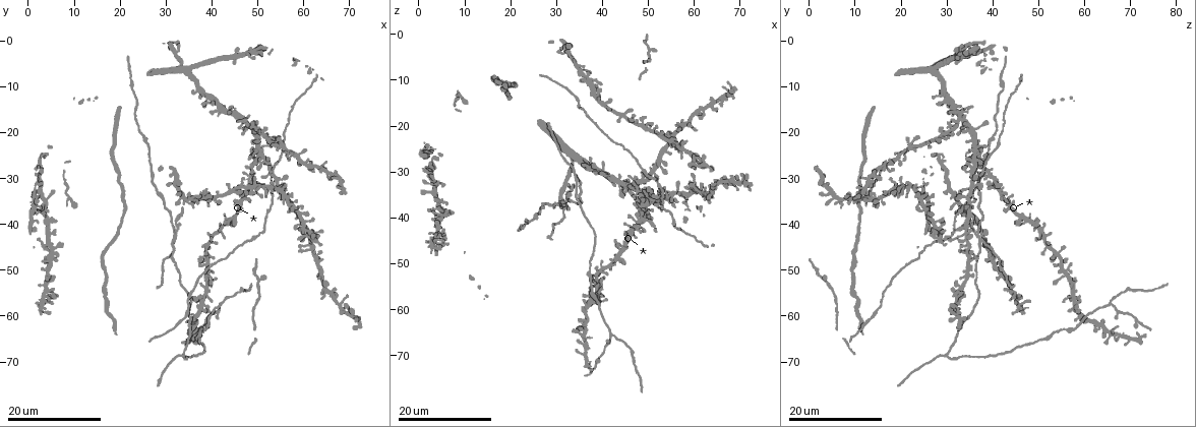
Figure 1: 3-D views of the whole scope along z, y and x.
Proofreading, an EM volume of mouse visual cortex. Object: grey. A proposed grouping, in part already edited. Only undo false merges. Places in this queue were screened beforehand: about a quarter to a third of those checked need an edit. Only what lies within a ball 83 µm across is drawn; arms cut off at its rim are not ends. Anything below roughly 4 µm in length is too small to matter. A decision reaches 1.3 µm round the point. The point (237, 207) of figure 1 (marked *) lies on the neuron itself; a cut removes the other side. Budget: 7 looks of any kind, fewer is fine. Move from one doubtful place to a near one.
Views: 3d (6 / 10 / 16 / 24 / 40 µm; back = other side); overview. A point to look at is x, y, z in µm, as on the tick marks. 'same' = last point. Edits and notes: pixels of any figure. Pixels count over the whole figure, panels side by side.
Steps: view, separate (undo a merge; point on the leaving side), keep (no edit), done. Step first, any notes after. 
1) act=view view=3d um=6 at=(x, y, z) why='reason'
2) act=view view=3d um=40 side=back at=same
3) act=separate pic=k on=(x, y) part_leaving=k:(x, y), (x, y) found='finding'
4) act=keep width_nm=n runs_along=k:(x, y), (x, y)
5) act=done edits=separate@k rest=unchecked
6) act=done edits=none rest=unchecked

act=view view=3d um=24 at=(49.5, 32.5, 20.5) why='looks like a crossing'

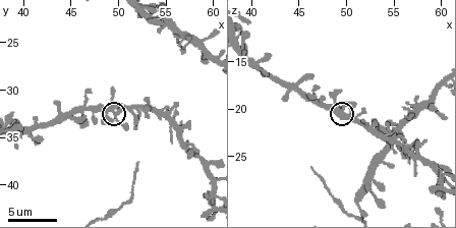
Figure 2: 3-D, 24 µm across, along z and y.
act=view view=3d um=10 at=(49.4, 32.2, 20.4) why='closer look'

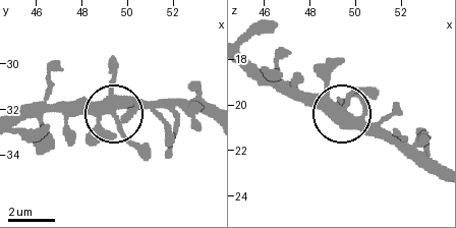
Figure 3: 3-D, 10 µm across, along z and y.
act=keep width_nm=350 runs_along=3:(435, 169), (347, 118), (344, 105), (368, 89) found='all the same neuron'

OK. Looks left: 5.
act=view view=3d um=16 at=(25.5, 20.5, 40.0) why='sudden change in width'

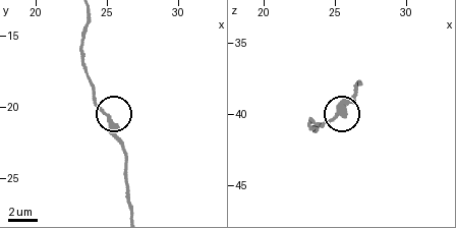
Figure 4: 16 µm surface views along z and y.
act=view view=3d um=10 at=(25.0, 20.8, 40.2)

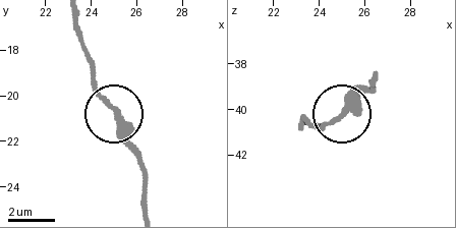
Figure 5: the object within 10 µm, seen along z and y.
act=keep runs_along=5:(145, 209), (140, 156), (89, 64) found='continuous, no second neuron'

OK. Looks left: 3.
act=view view=3d um=16 at=(34.0, 68.0, 30.0) why='arms part here'

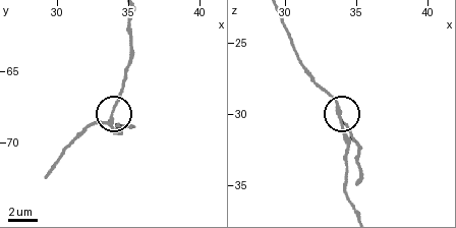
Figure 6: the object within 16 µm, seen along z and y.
act=view view=3d um=6 at=(33.8, 68.6, 30.0)

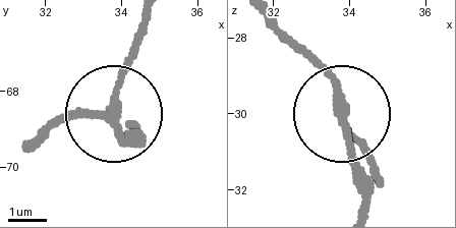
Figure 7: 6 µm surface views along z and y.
act=keep arms=3 runs_along=7:(132, 122), (126, 138), (113, 109), (48, 119) found='one neuron here'

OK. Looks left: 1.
act=done edits=none rest=unchecked

